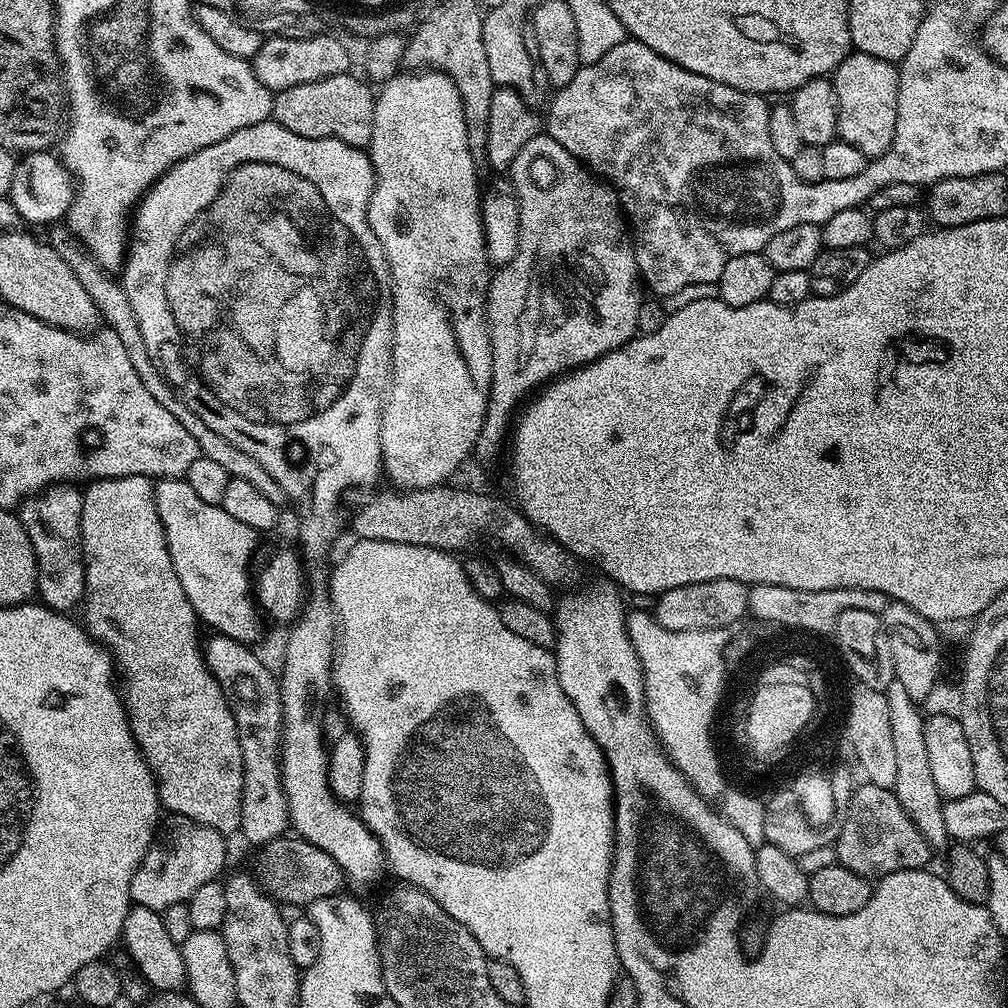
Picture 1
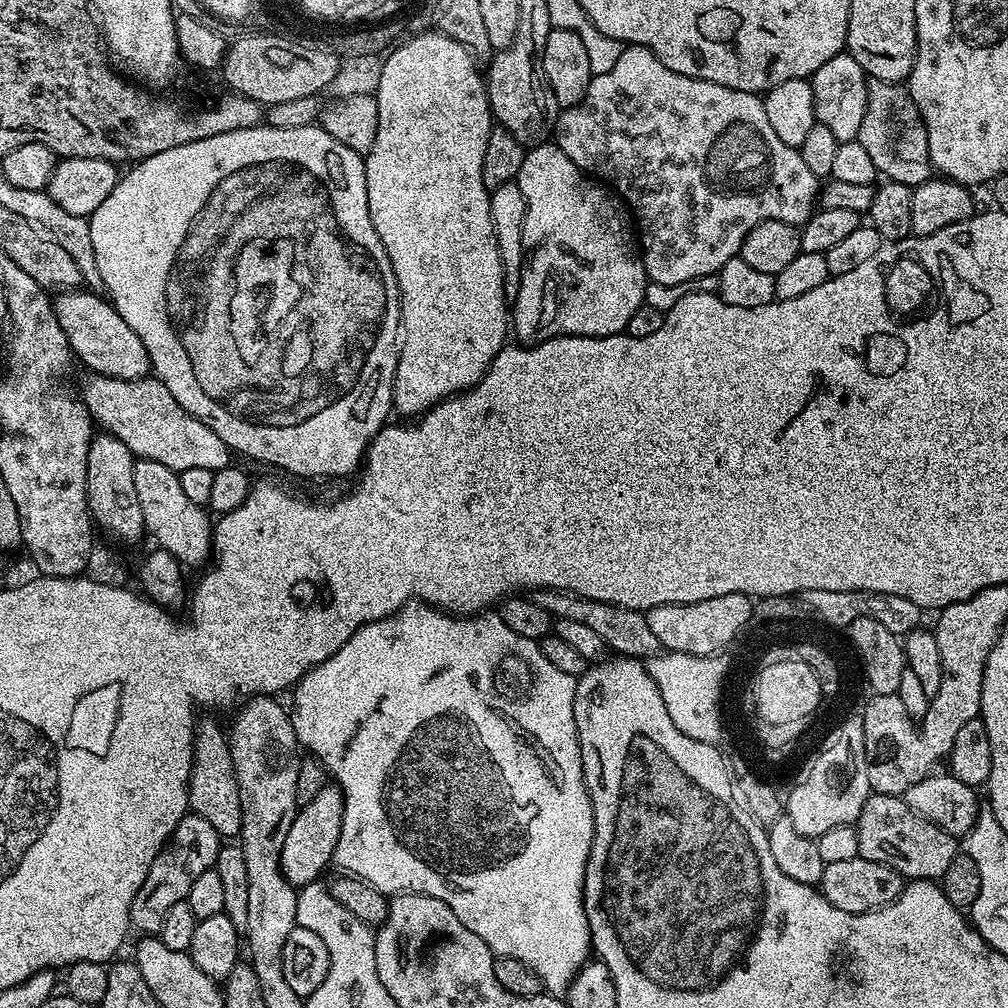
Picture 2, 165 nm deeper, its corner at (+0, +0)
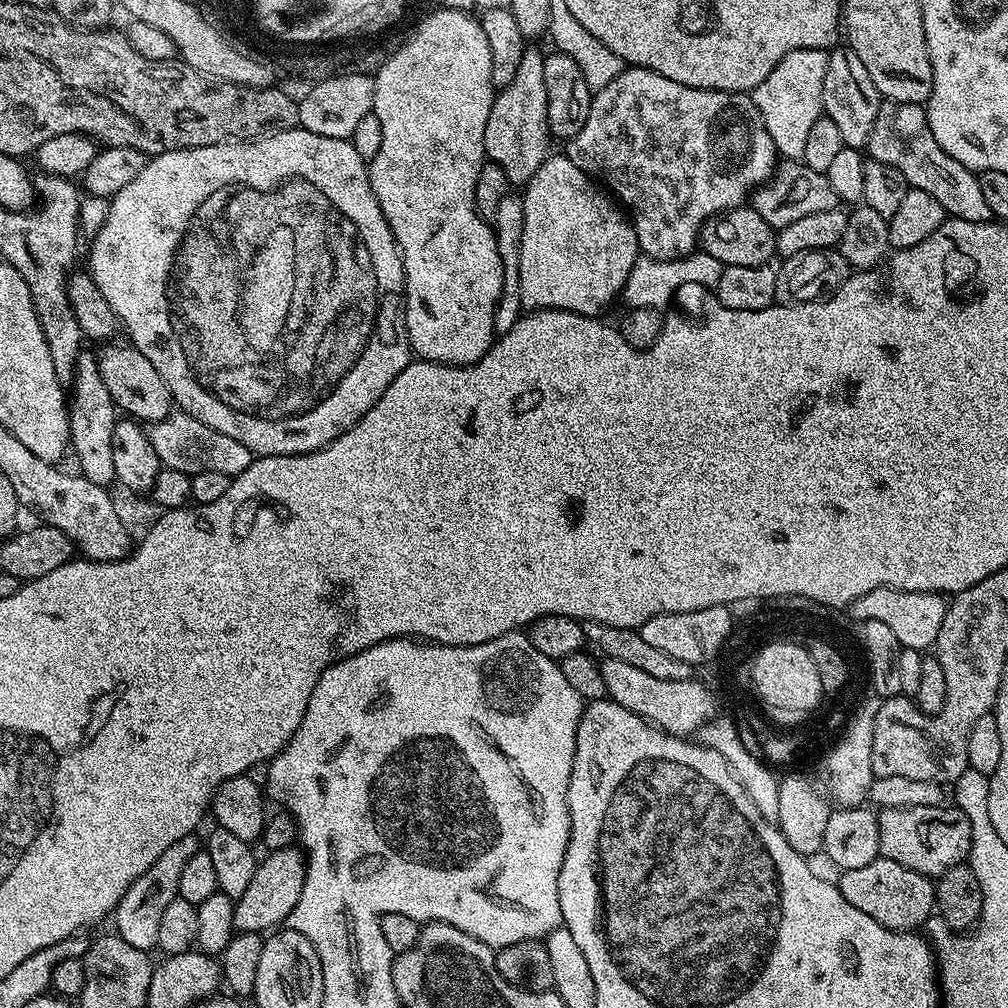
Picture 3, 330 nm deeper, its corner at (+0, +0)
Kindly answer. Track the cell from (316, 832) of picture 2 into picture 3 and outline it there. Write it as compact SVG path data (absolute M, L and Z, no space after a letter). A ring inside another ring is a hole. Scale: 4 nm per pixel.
M299 847L279 848L267 855L257 863L254 870L254 879L250 881L250 886L246 886L242 898L234 901L236 909L234 910L233 929L236 932L259 932L261 934L271 933L273 930L279 929L285 923L290 914L290 910L294 910L294 906L298 906L298 898L302 895L302 882L306 882L306 856Z

